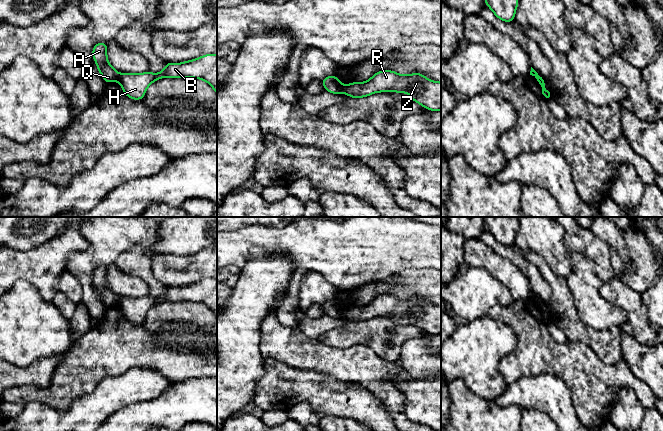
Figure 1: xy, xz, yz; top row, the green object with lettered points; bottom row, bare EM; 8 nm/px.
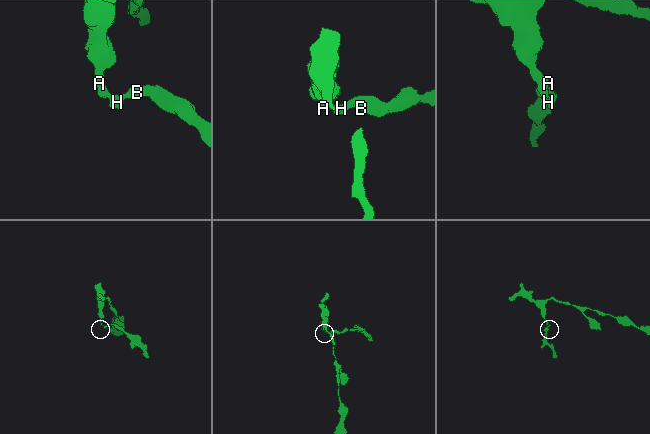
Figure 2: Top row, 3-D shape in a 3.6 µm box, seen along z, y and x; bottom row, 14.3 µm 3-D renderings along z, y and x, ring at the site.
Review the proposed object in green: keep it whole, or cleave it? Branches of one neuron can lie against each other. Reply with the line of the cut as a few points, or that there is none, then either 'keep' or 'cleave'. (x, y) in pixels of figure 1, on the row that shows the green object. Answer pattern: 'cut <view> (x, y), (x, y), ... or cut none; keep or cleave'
cut xy (120, 74), (116, 79); cleave

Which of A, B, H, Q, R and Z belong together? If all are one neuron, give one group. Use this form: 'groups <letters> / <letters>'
groups A Q / B H R Z

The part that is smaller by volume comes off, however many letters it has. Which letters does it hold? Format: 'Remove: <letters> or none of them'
Remove: B, H, R, Z

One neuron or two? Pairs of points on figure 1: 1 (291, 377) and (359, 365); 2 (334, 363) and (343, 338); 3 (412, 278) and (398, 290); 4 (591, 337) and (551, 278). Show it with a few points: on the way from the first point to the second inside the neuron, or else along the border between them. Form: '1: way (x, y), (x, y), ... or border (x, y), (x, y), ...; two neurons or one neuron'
1: border (293, 366), (312, 369), (338, 379); two neurons
2: border (317, 339), (334, 347), (362, 345); two neurons
3: way (409, 281), (401, 289); one neuron
4: way (576, 325), (562, 310), (560, 293); one neuron

